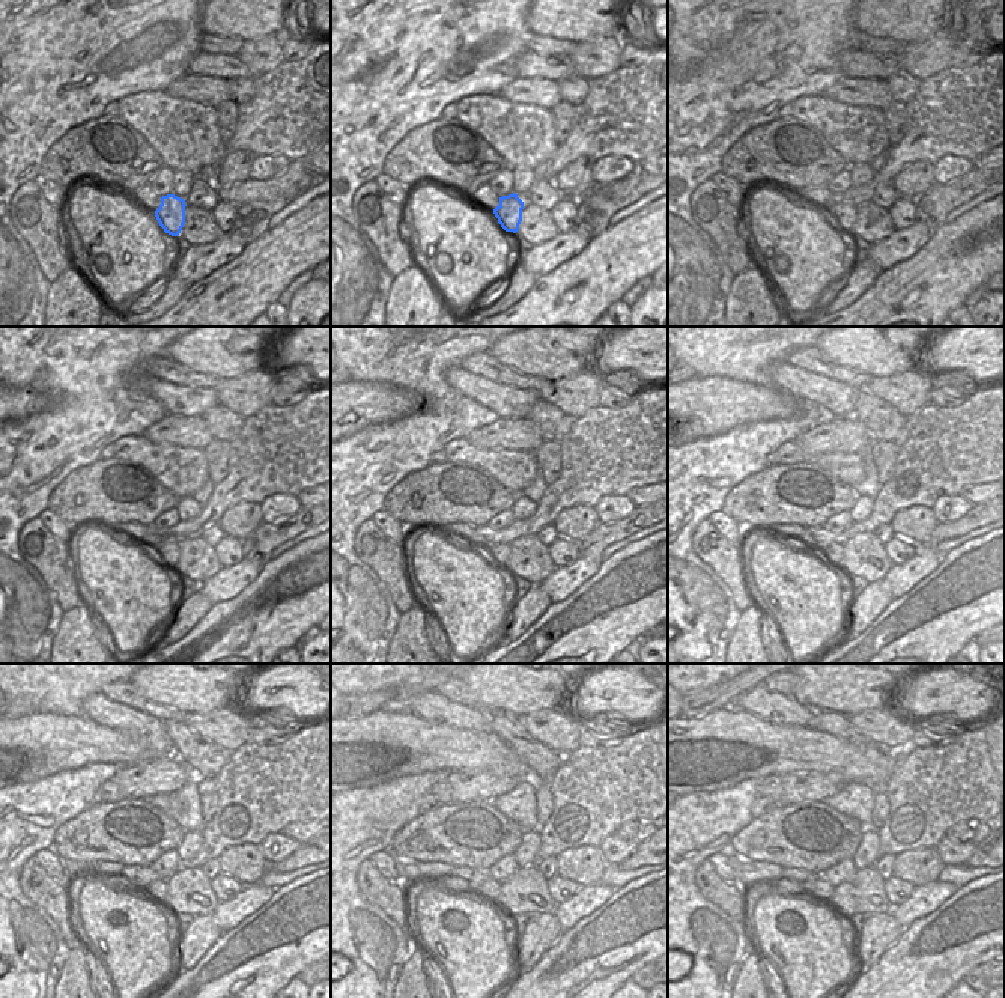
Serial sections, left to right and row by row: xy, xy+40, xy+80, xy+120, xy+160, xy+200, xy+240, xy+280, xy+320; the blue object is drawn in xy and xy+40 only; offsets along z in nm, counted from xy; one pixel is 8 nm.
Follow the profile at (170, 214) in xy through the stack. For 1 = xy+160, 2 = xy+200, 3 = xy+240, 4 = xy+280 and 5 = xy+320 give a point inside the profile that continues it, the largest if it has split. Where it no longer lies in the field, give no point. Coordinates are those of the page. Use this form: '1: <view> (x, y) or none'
1: xy+160 (500, 554)
2: xy+200 (834, 553)
3: xy+240 (155, 890)
4: xy+280 (489, 890)
5: xy+320 (820, 890)

